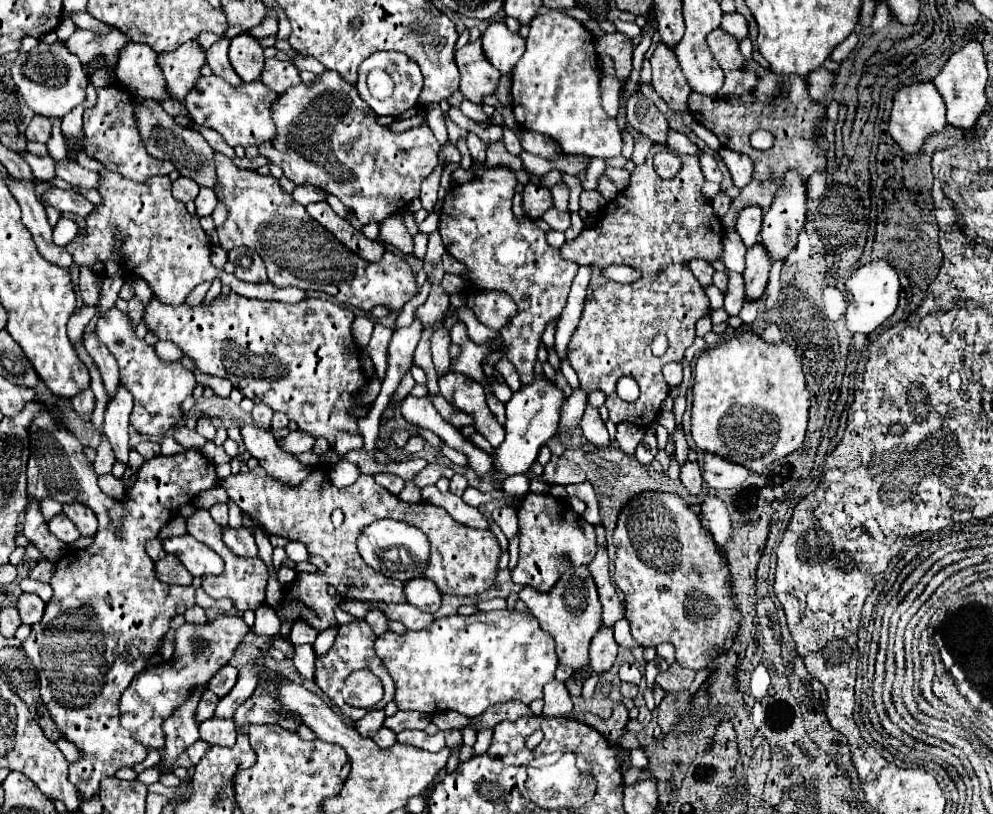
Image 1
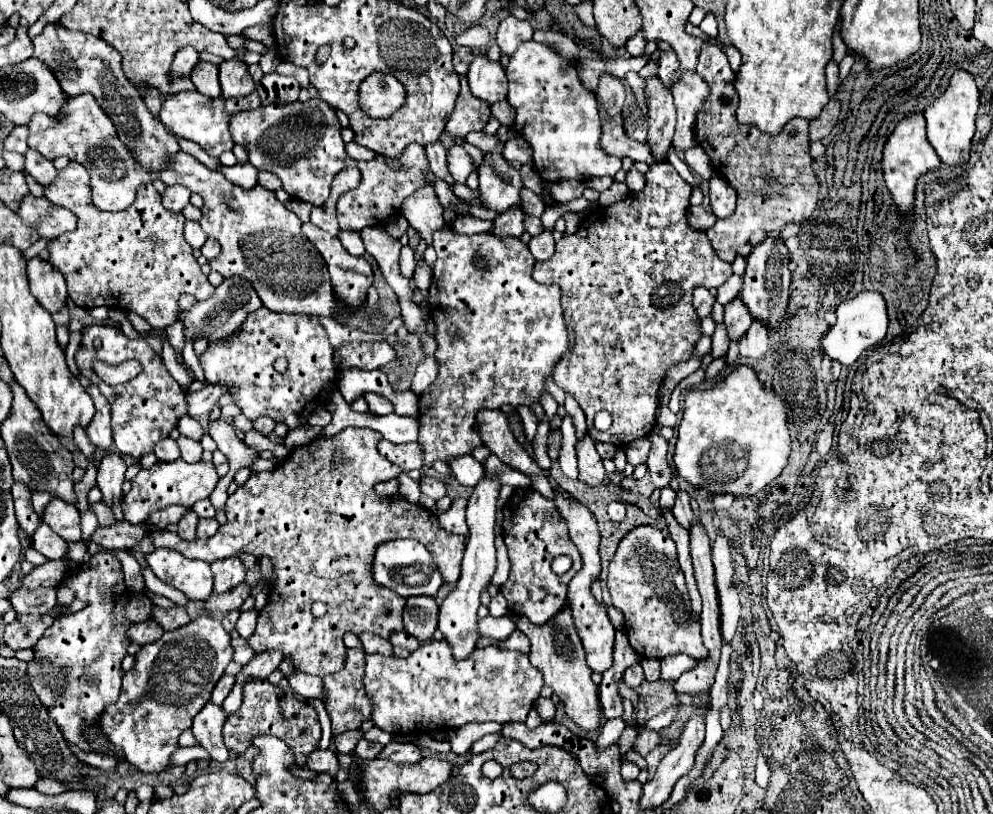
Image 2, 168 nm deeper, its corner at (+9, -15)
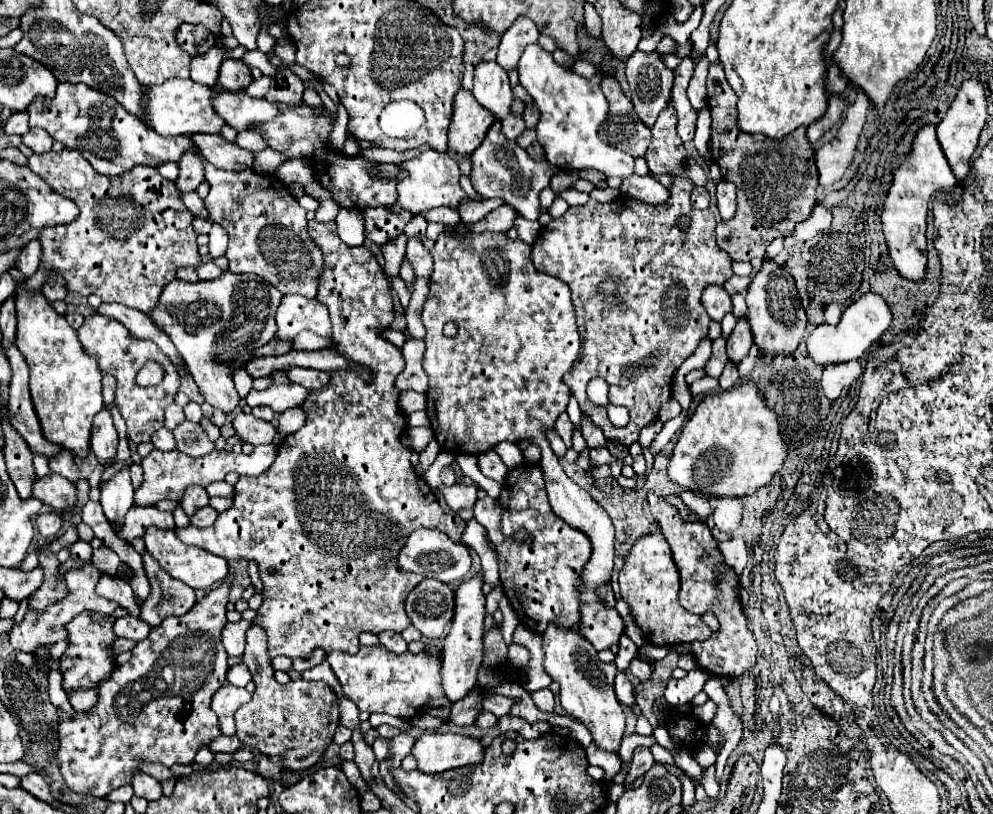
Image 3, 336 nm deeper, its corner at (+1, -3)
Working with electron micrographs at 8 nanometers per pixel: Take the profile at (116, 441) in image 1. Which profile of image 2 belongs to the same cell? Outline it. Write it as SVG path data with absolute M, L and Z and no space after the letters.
M105 454L101 464L99 464L99 472L97 472L97 486L103 492L103 502L107 506L111 506L113 502L117 502L121 498L121 484L125 480L125 462L119 454Z

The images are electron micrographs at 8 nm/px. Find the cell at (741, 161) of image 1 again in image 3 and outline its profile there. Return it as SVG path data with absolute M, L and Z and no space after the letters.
M721 180L717 184L717 208L723 220L731 220L735 216L735 208L737 208L735 186L727 180Z

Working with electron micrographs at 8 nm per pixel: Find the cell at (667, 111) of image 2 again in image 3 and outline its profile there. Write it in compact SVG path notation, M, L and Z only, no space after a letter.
M669 104L657 118L653 126L653 140L647 148L645 160L651 176L671 174L671 176L683 176L689 178L695 186L705 186L707 176L703 168L689 158L681 138L677 136L677 112L673 104Z

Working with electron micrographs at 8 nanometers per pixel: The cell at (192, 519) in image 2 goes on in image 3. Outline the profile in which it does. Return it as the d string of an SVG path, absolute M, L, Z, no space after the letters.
M195 484L185 488L185 496L181 498L181 506L187 516L193 516L199 508L203 508L207 504L209 504L209 494L205 492L205 488L195 486Z

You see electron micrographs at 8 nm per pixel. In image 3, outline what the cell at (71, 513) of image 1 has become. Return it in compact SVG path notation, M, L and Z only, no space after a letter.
M51 472L49 476L35 480L33 498L39 498L43 504L65 512L77 504L77 490L75 484L71 484L67 478Z

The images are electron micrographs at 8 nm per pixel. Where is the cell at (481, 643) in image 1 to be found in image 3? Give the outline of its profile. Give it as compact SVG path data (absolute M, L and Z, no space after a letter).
M361 646L357 654L329 652L327 662L337 676L345 696L365 712L385 712L399 718L413 718L423 712L427 698L441 698L441 658L437 648L427 648L433 652L401 656L389 652L385 646Z

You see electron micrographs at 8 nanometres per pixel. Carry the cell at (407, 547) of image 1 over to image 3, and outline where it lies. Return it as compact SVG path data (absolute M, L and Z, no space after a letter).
M419 528L407 538L407 544L403 546L399 554L399 566L407 572L423 574L425 578L437 578L441 582L455 582L455 580L461 580L469 572L471 556L463 544L455 544L441 530Z

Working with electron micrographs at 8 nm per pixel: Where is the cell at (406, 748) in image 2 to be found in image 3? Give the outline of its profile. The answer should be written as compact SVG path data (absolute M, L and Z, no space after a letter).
M399 734L395 738L377 738L373 742L373 754L379 762L379 774L381 774L381 780L385 782L385 786L389 790L393 790L397 794L397 784L391 780L393 776L389 774L391 768L399 768L401 766L401 760L411 754L411 748L415 744L415 738L411 738L409 734Z

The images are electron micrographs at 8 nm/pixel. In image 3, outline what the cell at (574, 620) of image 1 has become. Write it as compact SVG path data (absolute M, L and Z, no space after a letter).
M549 624L543 634L545 650L545 672L559 682L559 700L565 712L587 726L597 748L607 752L619 752L621 738L625 732L625 712L615 696L615 664L605 664L599 660L597 650L575 630L565 630Z

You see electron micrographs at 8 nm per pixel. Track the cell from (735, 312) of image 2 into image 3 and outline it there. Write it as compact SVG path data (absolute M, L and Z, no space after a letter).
M741 318L741 320L737 320L735 330L727 338L727 356L729 356L729 360L733 364L739 364L747 356L751 346L753 346L753 334L749 332L747 320Z

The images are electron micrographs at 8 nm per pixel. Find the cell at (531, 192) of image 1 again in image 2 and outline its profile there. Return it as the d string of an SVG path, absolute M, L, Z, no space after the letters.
M517 206L517 208L509 208L507 212L503 212L503 214L495 220L493 234L497 234L497 236L515 236L515 238L519 238L519 236L525 232L523 218L525 218L525 212L523 212L519 206Z

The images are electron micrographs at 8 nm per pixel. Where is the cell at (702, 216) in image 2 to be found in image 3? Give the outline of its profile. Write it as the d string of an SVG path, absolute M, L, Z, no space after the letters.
M701 186L701 188L693 188L691 190L691 204L695 206L695 208L707 208L709 206L709 192Z

